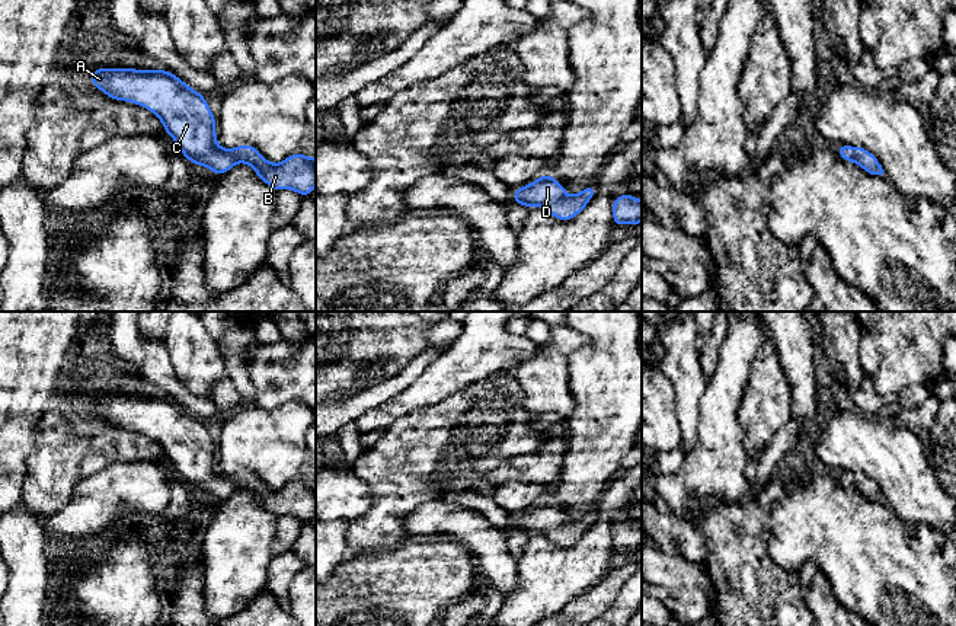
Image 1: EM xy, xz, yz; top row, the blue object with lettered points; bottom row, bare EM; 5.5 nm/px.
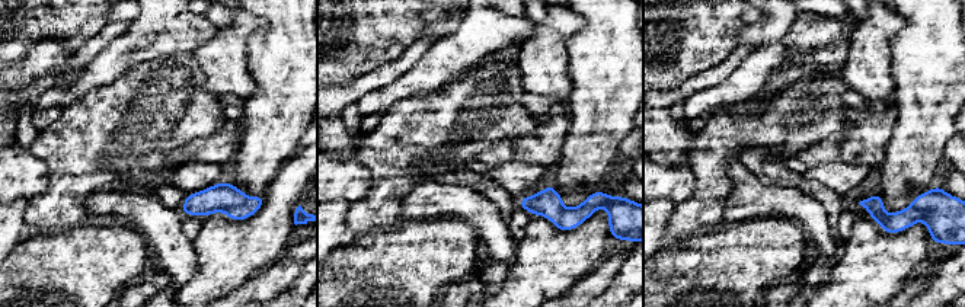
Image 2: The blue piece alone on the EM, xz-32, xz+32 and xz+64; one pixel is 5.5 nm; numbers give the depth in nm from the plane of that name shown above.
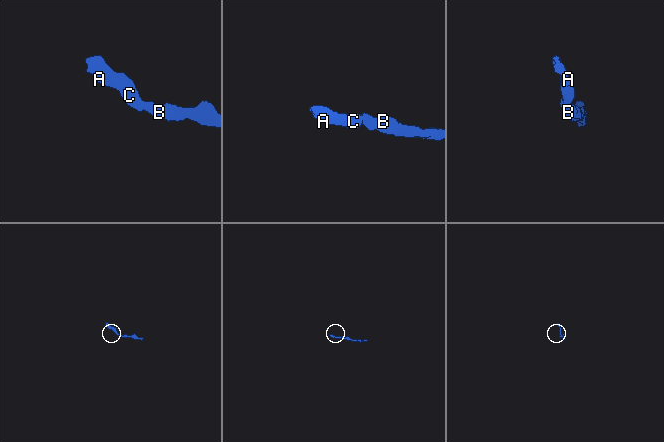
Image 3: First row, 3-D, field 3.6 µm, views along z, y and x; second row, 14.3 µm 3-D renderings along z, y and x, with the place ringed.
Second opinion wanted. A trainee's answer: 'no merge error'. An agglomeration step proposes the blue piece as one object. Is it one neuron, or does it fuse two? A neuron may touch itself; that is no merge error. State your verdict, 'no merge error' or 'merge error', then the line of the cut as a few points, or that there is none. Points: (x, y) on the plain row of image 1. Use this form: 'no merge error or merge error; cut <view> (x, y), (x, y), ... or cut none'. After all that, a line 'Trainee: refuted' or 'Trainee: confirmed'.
no merge error; cut none
Trainee: confirmed

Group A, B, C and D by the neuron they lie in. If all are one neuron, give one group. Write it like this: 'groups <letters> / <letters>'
groups A B C D

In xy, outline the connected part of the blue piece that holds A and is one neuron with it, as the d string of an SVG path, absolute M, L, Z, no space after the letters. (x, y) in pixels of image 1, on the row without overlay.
M100 393L89 403L108 424L140 431L157 441L163 457L192 492L201 491L221 502L236 489L246 489L269 514L295 517L303 524L308 524L316 512L316 483L295 478L281 489L271 489L250 470L220 473L217 445L205 422L167 396Z

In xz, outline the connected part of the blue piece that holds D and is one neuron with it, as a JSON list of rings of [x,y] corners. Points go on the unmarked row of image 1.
[[[543,501],[525,512],[514,515],[512,530],[528,534],[543,533],[557,546],[575,544],[597,520],[594,511],[586,512],[576,521],[569,523],[565,512],[551,501]]]

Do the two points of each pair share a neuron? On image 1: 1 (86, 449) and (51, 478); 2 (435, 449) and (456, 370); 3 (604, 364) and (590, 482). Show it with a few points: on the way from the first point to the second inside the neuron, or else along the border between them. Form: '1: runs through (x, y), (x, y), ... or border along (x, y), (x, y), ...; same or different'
1: runs through (77, 452), (60, 469); same
2: border along (480, 379), (467, 383), (434, 403), (418, 408); different
3: runs through (604, 393), (604, 424), (594, 453); same

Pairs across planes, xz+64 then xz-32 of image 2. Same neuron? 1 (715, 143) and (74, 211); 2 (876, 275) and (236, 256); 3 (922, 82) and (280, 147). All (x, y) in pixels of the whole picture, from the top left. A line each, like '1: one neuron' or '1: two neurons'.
1: one neuron
2: one neuron
3: one neuron

